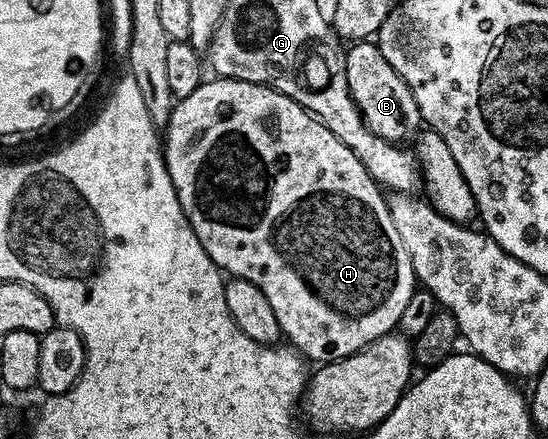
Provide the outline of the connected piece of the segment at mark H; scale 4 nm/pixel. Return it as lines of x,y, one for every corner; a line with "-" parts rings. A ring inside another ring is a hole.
225,78
213,79
207,79
196,90
192,90
188,98
175,103
170,120
164,129
166,169
172,178
172,186
176,190
180,206
196,238
200,238
200,246
204,246
208,258
212,258
214,265
227,277
248,278
256,282
260,290
264,290
264,298
268,298
272,311
276,313
276,322
280,322
283,337
307,361
339,360
360,351
376,338
395,331
405,306
415,292
416,279
412,261
408,258
408,251
405,250
393,225
387,197
378,181
370,177
368,170
362,165
360,158
356,158
350,147
340,142
340,138
336,138
336,134
332,134
332,130
328,130
318,117
310,115
292,98
280,94
275,88
265,88
262,84

